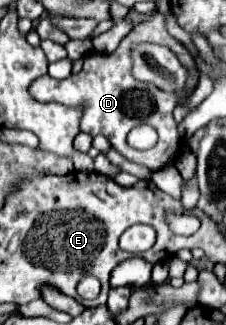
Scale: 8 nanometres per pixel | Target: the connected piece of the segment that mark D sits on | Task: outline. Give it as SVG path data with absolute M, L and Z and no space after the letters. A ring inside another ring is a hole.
M117 48L109 56L89 56L83 62L81 72L71 74L65 80L55 80L51 76L41 76L31 84L31 94L43 102L61 102L61 104L85 104L85 112L81 118L81 132L91 136L103 134L111 146L121 152L125 158L145 164L151 170L161 170L163 164L173 160L179 154L181 136L177 134L177 124L173 120L175 96L167 92L159 92L155 86L137 82L131 76L131 58L127 48ZM137 124L151 124L159 132L159 142L151 150L135 150L127 144L127 134Z

